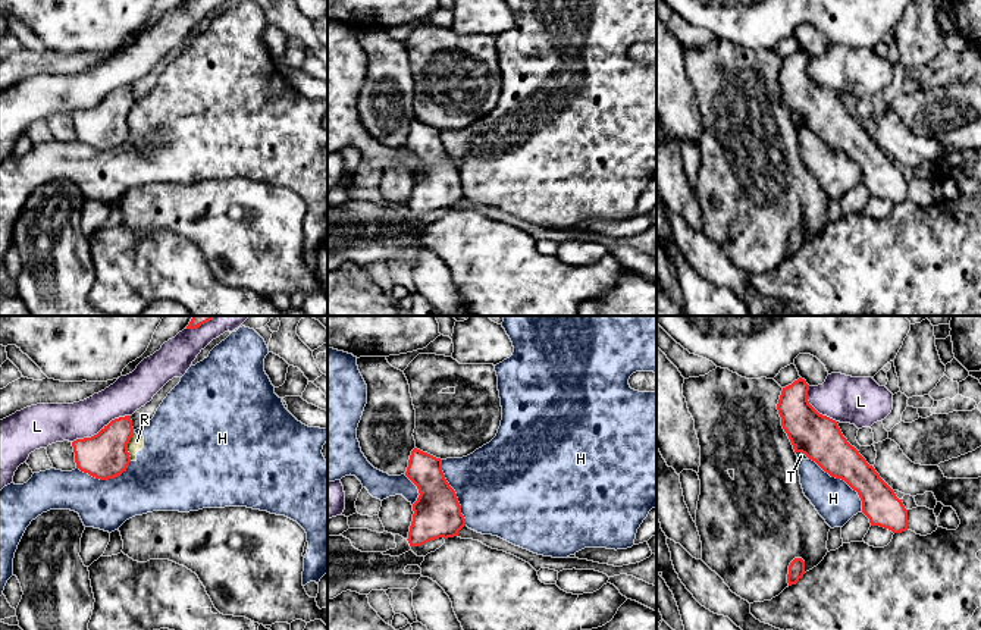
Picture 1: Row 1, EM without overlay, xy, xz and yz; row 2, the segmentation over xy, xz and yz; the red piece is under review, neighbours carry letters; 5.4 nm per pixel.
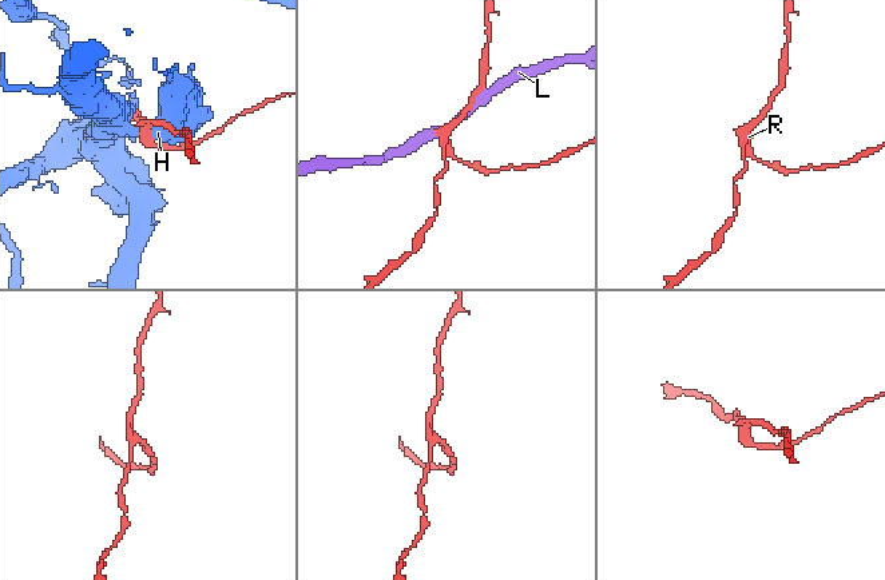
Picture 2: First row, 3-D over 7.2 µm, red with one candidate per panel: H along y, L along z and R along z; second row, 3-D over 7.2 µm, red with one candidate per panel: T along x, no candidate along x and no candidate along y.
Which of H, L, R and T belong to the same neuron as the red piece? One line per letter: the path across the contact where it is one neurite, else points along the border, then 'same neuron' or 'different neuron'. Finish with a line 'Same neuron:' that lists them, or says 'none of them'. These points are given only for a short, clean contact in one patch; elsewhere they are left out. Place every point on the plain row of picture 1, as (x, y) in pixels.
H: different neuron
L: different neuron
R: border along xy (134, 103), (128, 115), (129, 131); different neuron
T: border along yz (796, 122), (808, 128); different neuron
Same neuron: none of them

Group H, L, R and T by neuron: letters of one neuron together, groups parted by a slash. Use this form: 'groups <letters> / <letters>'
groups H R T / L

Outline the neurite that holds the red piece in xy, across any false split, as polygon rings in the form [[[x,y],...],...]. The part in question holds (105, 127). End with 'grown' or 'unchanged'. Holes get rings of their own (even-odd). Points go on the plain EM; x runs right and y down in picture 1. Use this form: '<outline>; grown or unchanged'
[[[125,87],[112,91],[91,109],[73,112],[76,140],[100,151],[120,147],[131,134],[128,115],[132,104],[131,87]]]; unchanged

